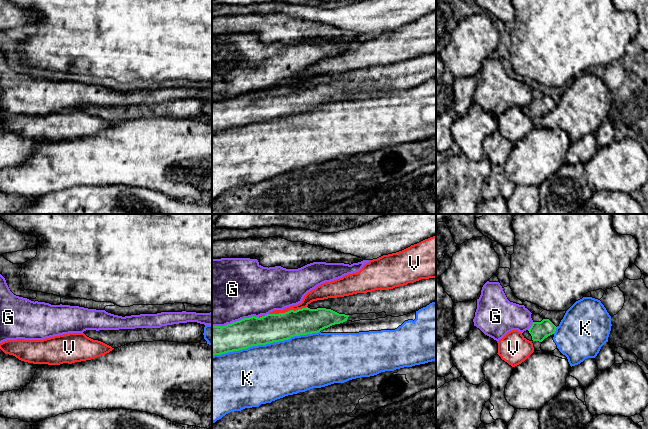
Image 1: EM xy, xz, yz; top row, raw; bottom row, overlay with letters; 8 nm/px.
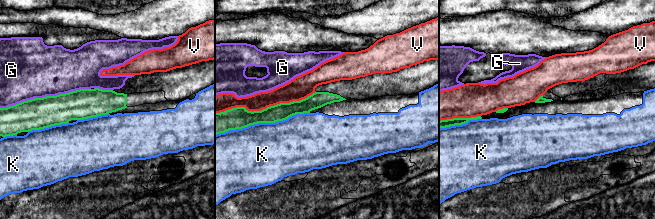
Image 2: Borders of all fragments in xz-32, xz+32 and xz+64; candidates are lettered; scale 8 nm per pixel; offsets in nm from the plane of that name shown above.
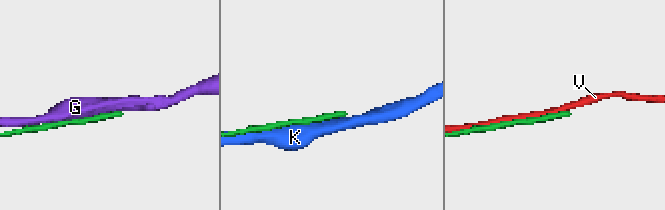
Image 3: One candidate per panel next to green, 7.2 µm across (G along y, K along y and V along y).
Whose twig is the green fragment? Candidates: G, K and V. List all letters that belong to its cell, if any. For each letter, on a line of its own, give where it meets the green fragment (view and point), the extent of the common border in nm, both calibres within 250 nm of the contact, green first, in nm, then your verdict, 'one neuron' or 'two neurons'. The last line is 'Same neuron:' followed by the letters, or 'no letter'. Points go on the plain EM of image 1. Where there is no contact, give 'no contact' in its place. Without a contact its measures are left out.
G: xz (236, 97) | 380 nm | 240/500 nm | two neurons
K: xz (265, 120) | 900 nm | 240/460 nm | two neurons
V: xz (288, 87) | 320 nm | 220/90 nm | two neurons
Same neuron: no letter

